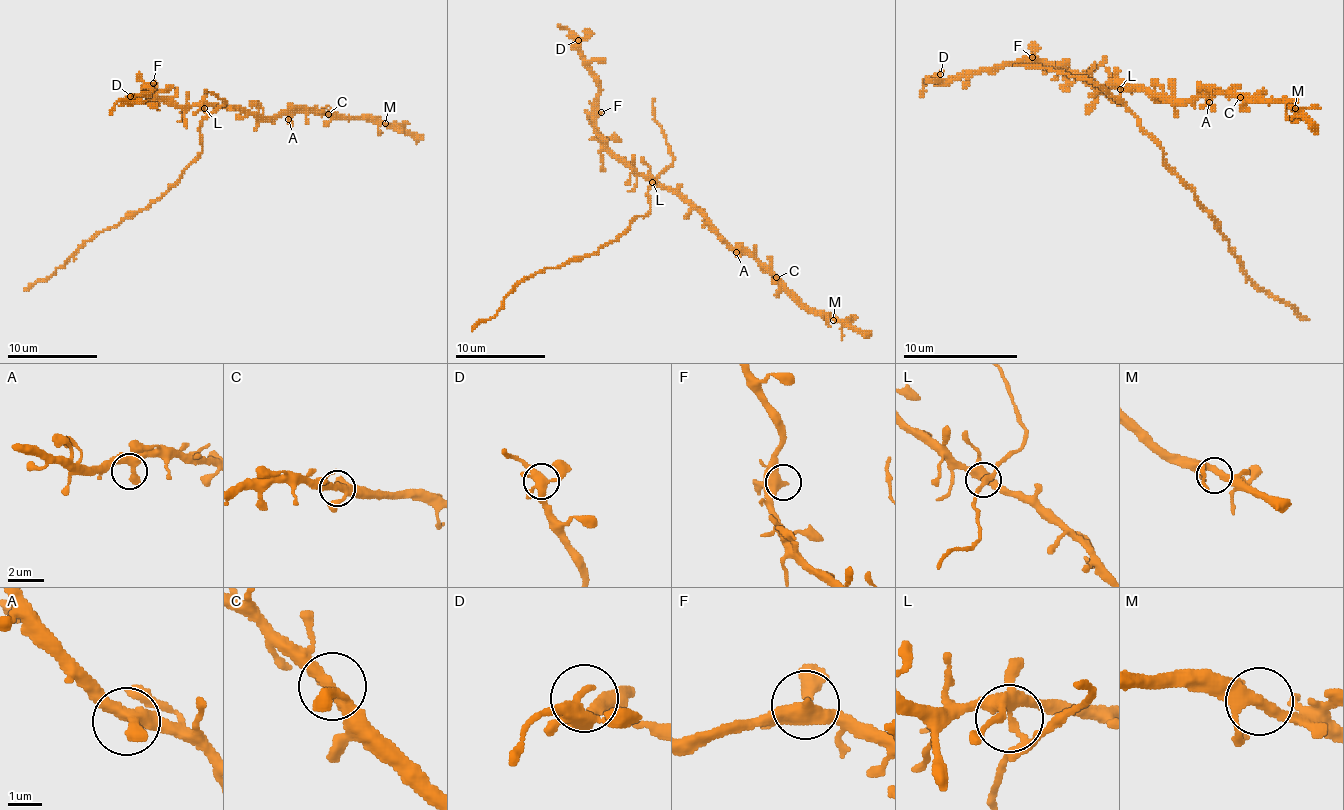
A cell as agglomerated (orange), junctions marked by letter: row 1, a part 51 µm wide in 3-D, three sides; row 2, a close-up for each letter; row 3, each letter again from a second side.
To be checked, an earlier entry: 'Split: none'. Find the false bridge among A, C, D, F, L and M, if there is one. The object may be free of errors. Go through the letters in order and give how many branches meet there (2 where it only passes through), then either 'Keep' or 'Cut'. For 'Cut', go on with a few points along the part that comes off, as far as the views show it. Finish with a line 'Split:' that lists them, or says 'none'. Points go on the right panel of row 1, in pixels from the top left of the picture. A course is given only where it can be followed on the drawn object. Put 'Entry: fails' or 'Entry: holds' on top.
Entry: fails
A: Branches: 2. Keep
C: Branches: 4. Keep
D: Branches: 5. Keep
F: Branches: 3. Keep
L: Branches: 6. Cut. Course of the part to remove: (1120, 88), (1120, 99), (1195, 194), (1215, 225), (1229, 239), (1240, 268), (1269, 294), (1309, 319)
M: Branches: 3. Keep
Split: L

